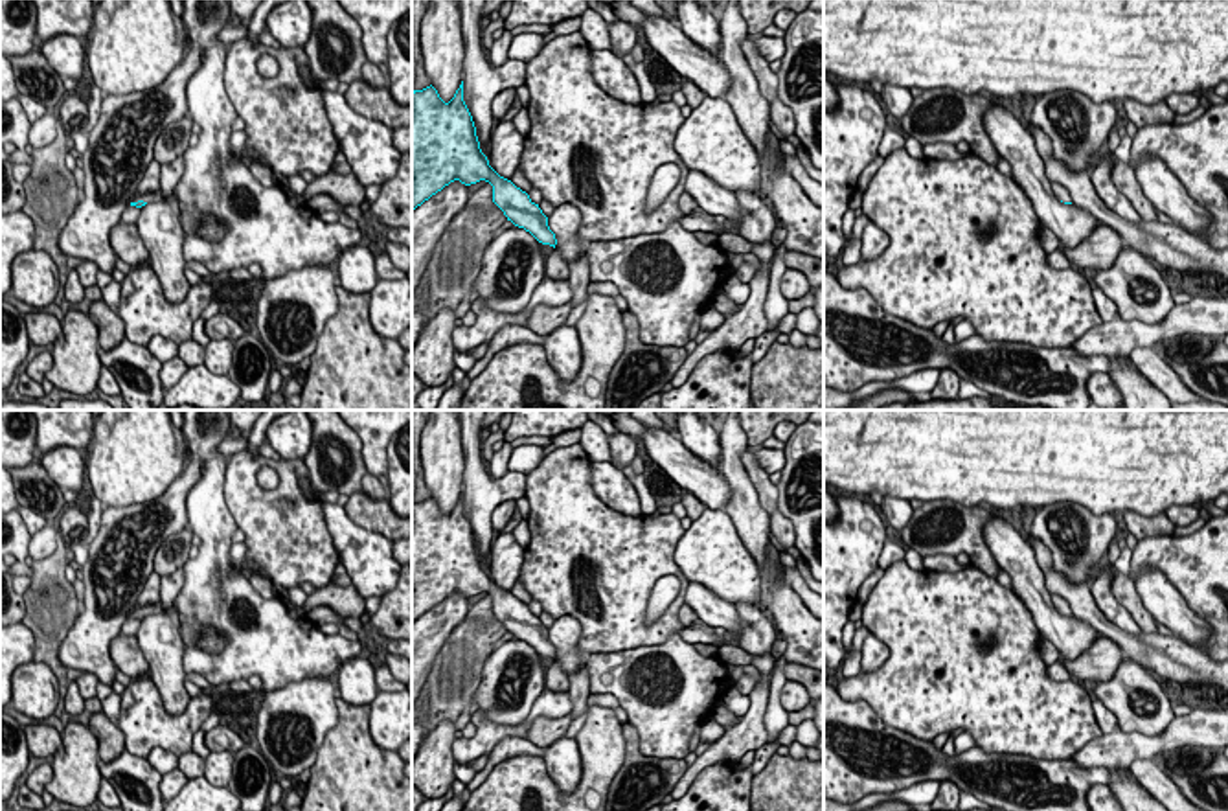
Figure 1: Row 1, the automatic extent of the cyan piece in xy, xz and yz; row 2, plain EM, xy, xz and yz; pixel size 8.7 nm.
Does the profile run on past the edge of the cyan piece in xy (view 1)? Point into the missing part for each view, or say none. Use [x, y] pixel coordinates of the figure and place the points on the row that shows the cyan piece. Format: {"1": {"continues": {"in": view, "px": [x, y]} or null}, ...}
{"1": {"continues": {"in": "xy", "px": [153, 195]}}}

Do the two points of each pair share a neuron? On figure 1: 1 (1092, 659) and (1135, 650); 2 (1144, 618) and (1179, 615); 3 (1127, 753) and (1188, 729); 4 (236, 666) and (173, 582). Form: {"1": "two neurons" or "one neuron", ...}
{"1": "two neurons", "2": "two neurons", "3": "one neuron", "4": "two neurons"}

